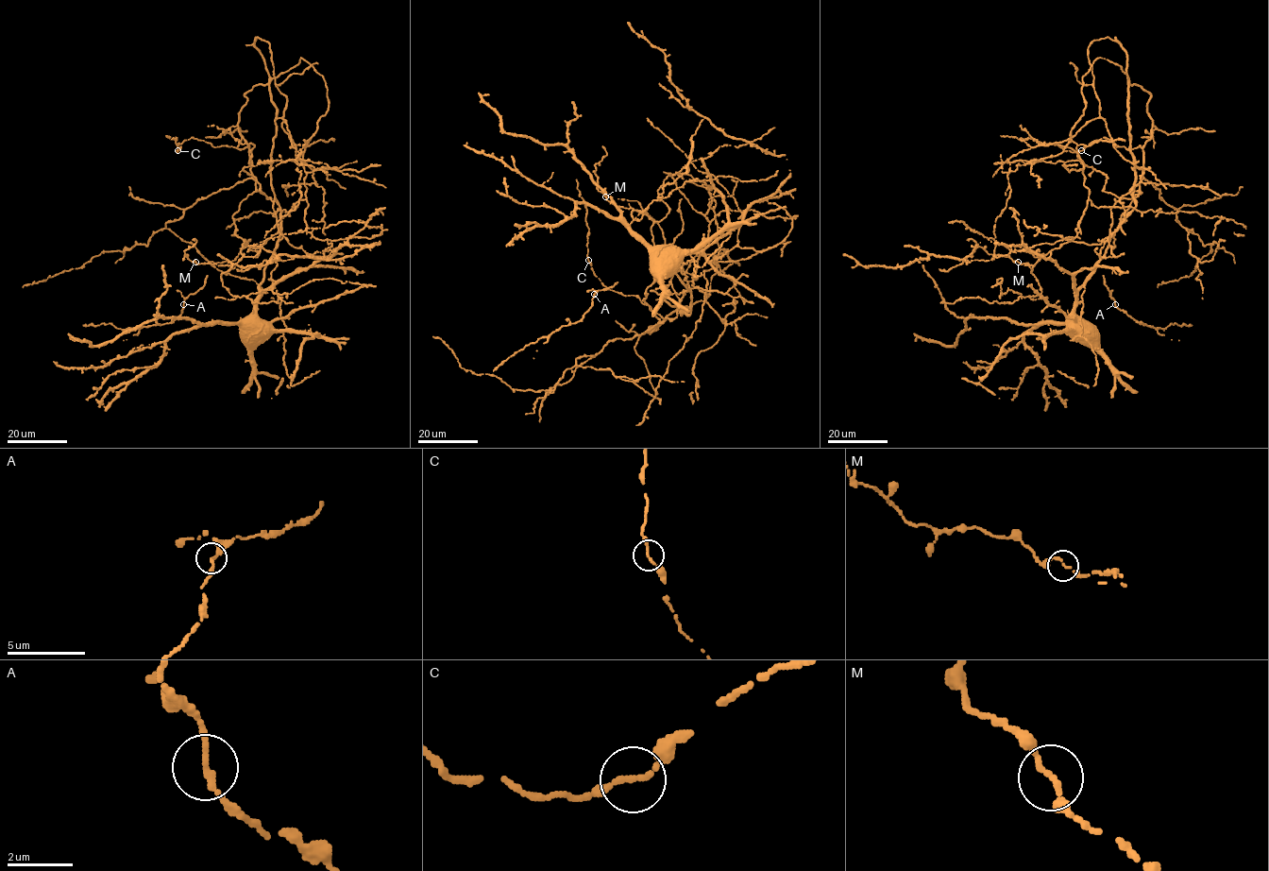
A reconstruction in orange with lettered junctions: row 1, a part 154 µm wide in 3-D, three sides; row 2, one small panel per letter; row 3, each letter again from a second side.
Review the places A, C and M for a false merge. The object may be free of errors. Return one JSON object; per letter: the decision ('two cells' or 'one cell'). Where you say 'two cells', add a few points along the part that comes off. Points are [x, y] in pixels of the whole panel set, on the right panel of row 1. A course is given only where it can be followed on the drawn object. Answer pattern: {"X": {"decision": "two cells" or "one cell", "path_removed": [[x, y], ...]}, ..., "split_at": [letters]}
{"A": {"decision": "one cell"}, "C": {"decision": "one cell"}, "M": {"decision": "one cell"}, "split_at": []}

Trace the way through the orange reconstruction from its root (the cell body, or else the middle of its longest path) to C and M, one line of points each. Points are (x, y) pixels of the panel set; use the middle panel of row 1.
C: (664, 252), (666, 245), (691, 309), (679, 307), (648, 332), (660, 320), (651, 307), (608, 289), (588, 260)
M: (664, 252), (691, 309), (648, 332), (666, 319), (643, 299), (657, 273), (653, 221), (605, 196)

